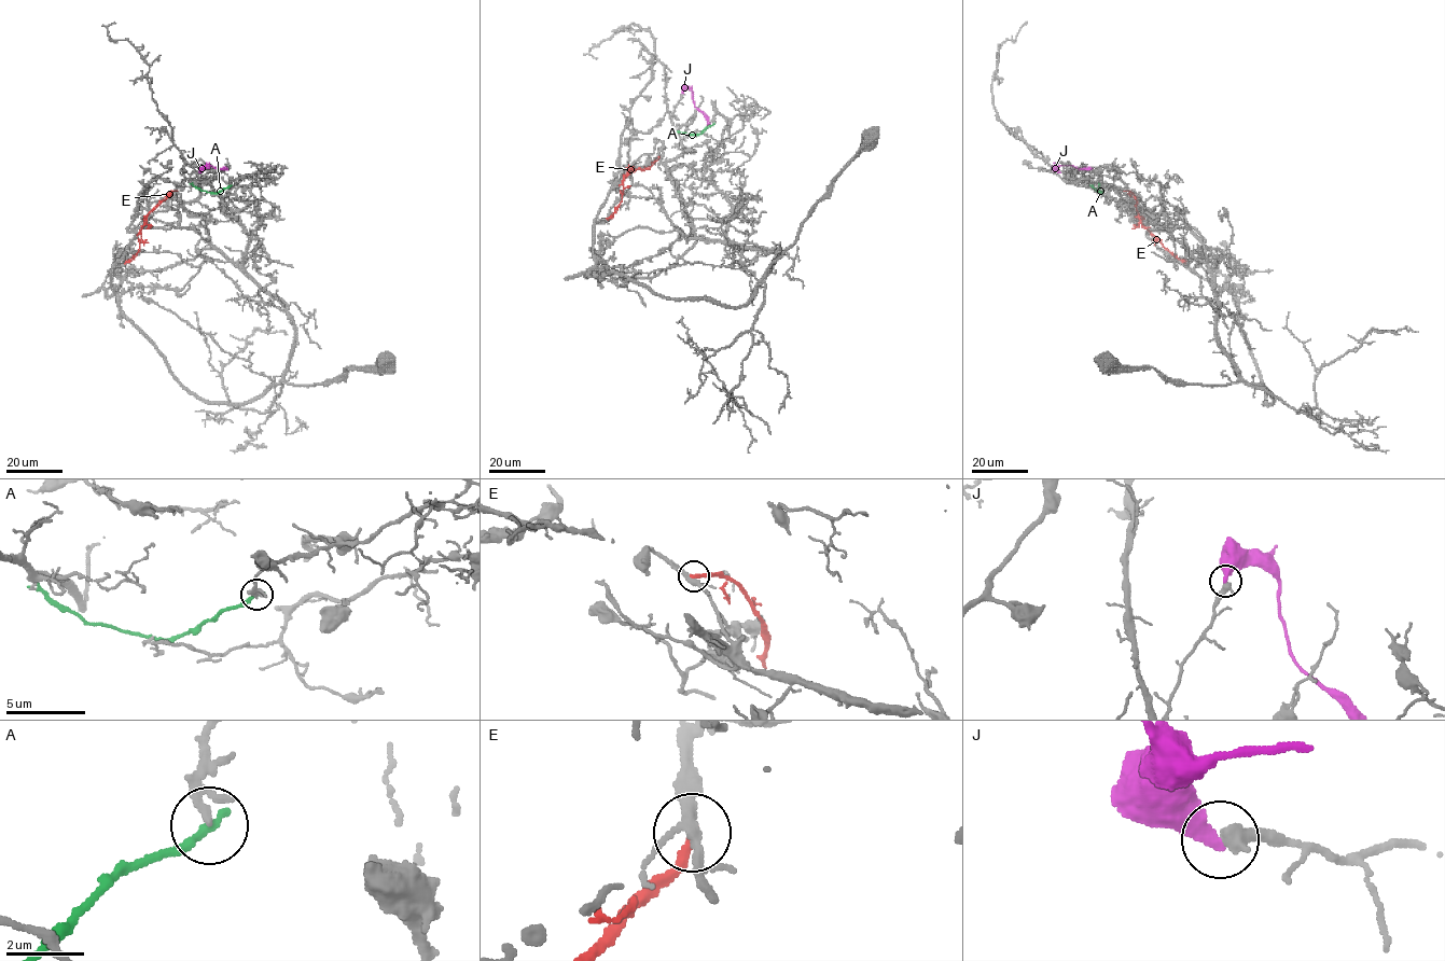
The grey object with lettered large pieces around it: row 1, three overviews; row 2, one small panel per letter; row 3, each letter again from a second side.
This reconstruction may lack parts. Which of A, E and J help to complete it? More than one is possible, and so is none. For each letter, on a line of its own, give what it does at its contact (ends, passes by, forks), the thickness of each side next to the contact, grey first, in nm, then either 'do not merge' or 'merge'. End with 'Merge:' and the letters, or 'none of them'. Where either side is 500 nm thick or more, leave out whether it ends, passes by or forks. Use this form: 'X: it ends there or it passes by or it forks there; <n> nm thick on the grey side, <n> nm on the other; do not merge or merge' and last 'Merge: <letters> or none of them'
A: it ends there; 240 nm thick on the grey side, 240 nm on the other; do not merge
E: it ends there; 280 nm thick on the grey side, 240 nm on the other; do not merge
J: it ends there; 440 nm thick on the grey side, 400 nm on the other; do not merge
Merge: none of them

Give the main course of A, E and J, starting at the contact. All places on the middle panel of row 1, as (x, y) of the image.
A: (713, 124), (697, 135), (672, 130)
E: (658, 156), (647, 168), (631, 170), (625, 176), (622, 200), (607, 218)
J: (683, 92), (688, 89), (692, 92), (694, 106), (706, 117), (707, 125)

